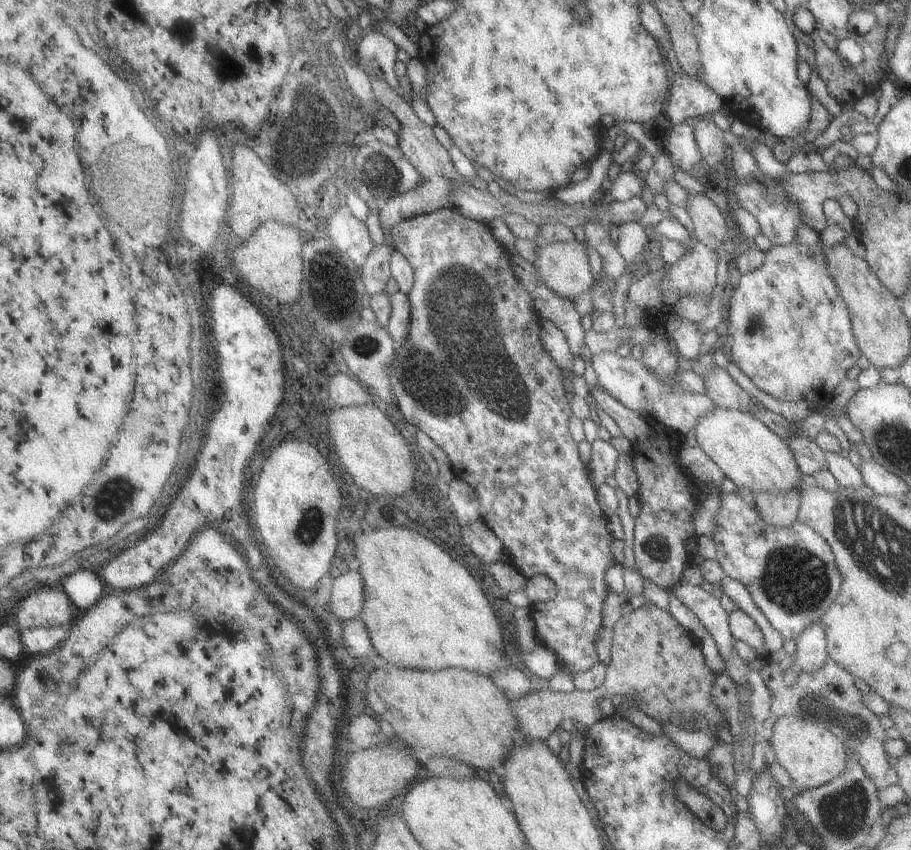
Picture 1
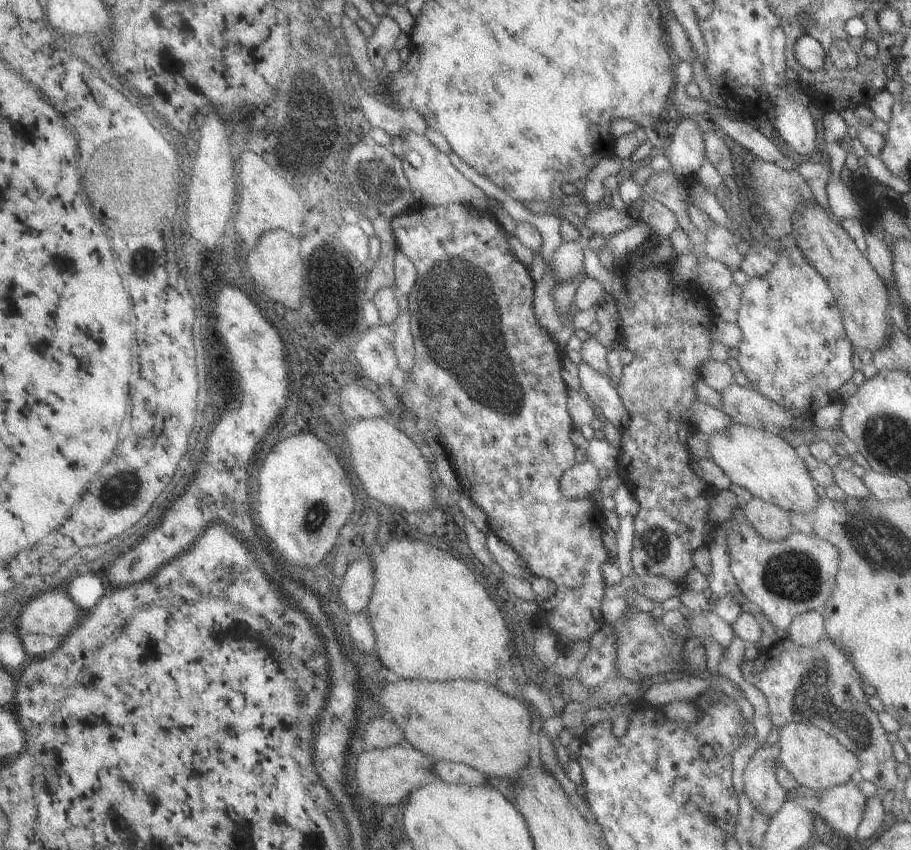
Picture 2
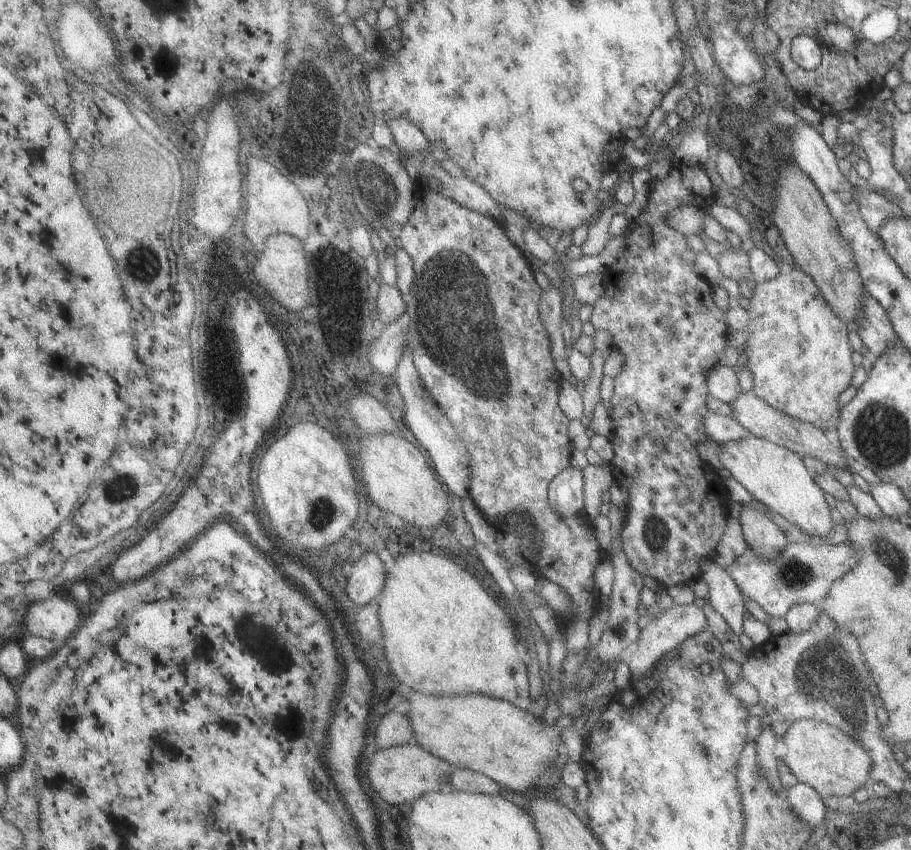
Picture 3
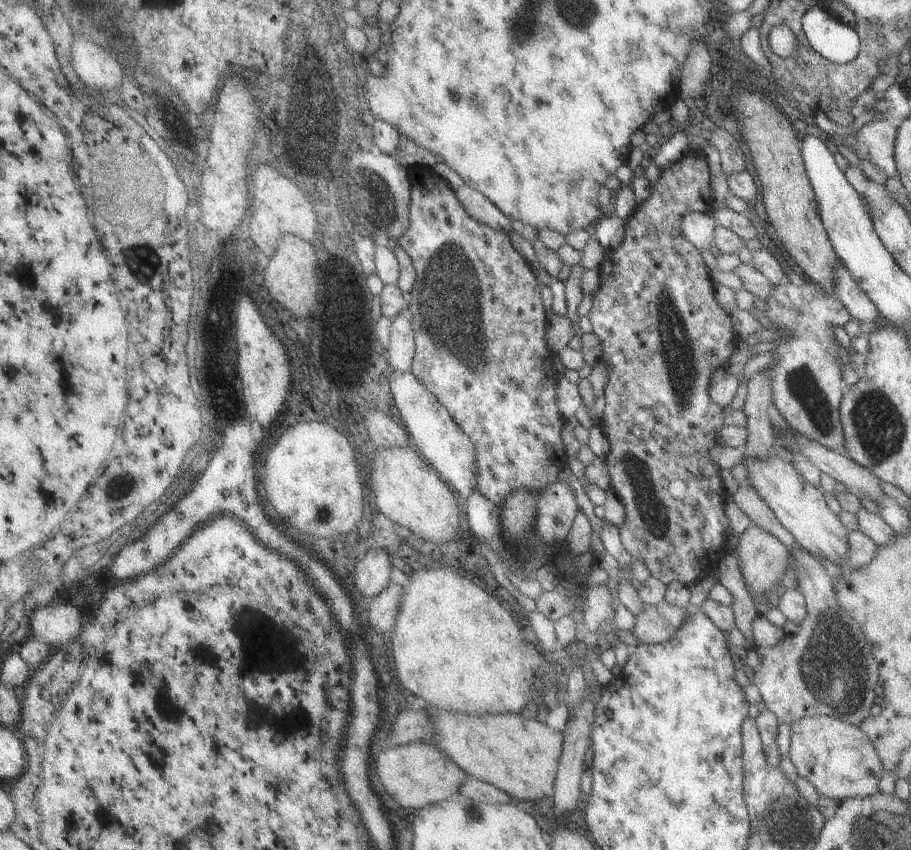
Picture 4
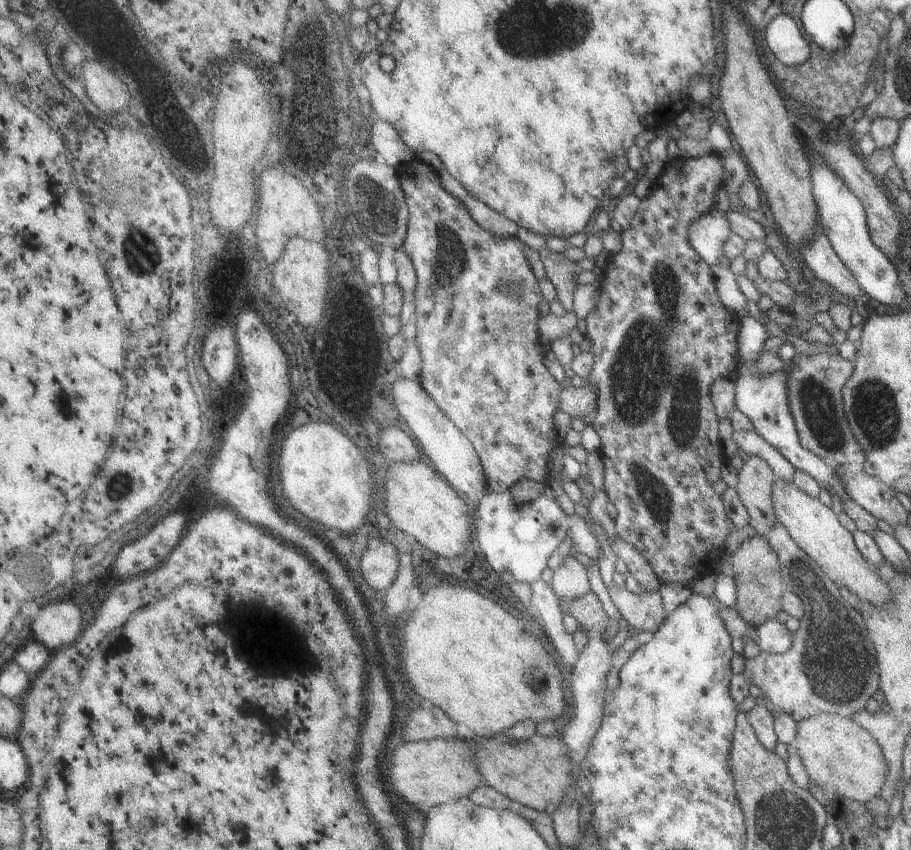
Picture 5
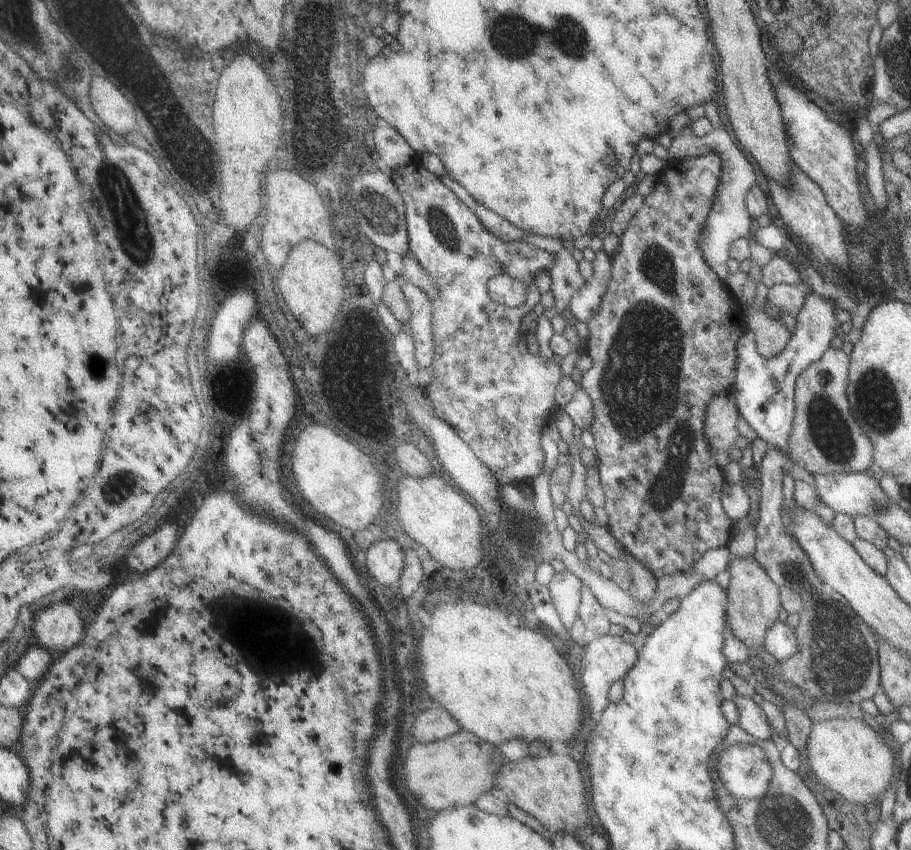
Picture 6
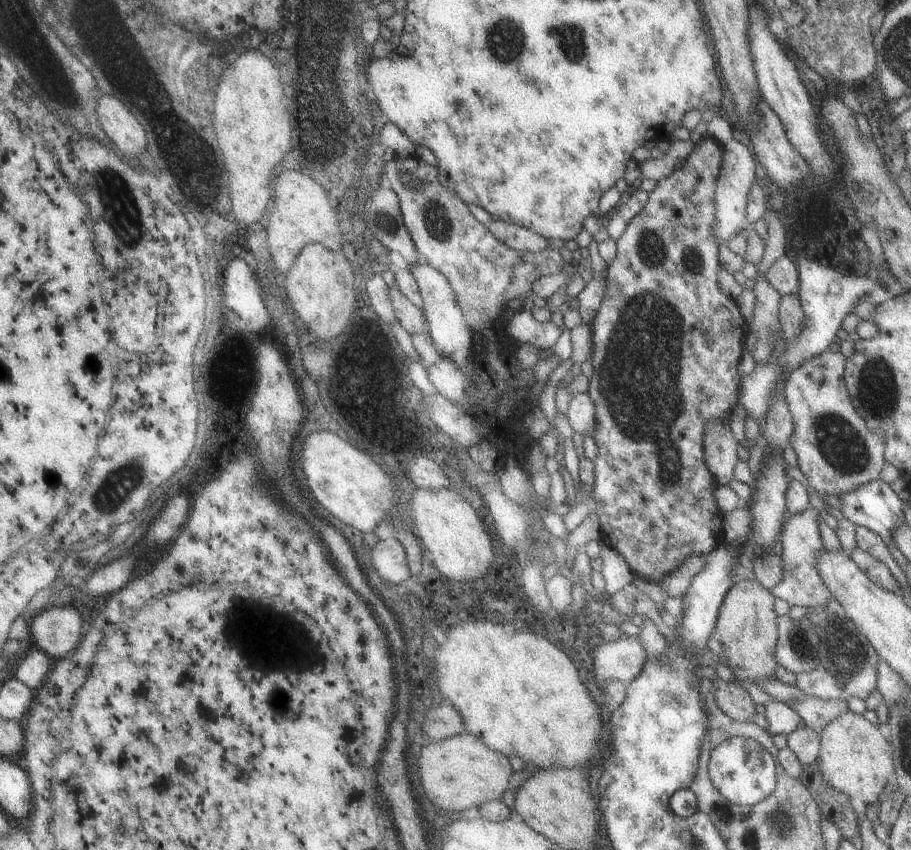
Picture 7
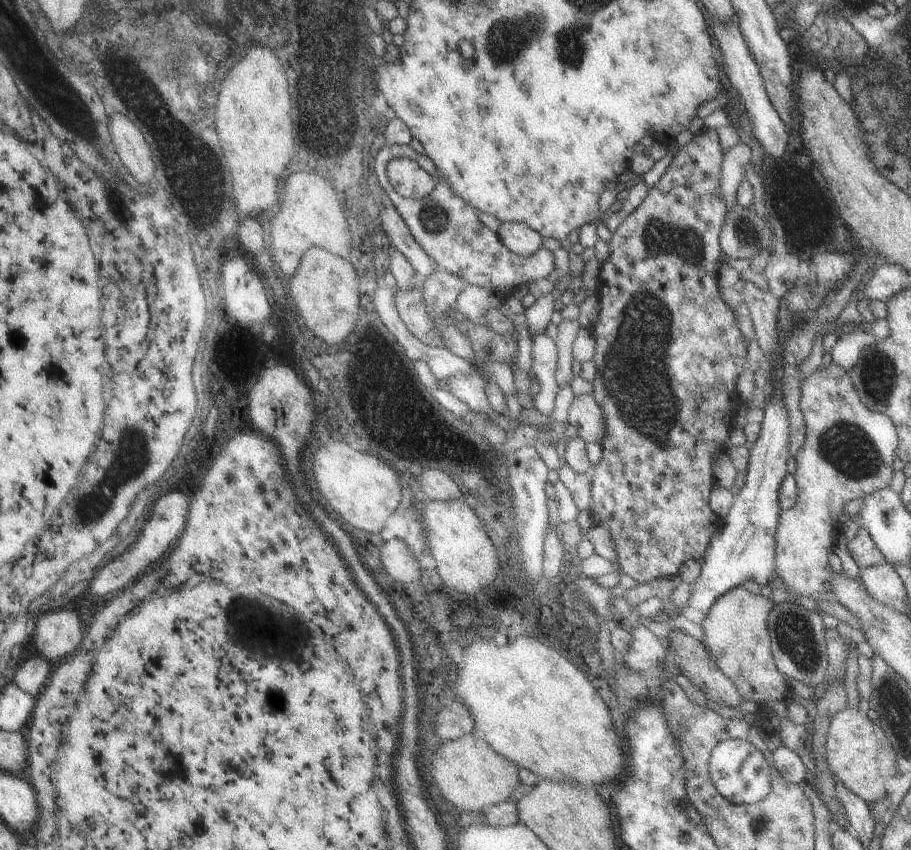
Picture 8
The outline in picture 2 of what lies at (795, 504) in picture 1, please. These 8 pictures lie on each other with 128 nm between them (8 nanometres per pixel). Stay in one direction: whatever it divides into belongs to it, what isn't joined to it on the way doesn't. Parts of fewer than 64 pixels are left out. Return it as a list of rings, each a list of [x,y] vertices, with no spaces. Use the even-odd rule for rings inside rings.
[[[756,497],[742,507],[742,514],[764,540],[778,542],[793,533],[790,512]]]

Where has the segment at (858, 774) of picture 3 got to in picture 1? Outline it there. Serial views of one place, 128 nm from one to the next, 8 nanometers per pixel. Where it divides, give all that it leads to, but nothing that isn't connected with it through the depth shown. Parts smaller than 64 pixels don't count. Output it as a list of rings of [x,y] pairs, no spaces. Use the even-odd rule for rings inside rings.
[[[782,716],[772,727],[769,738],[776,761],[800,790],[808,790],[834,780],[848,768],[848,749],[824,726],[802,720],[798,716]]]

